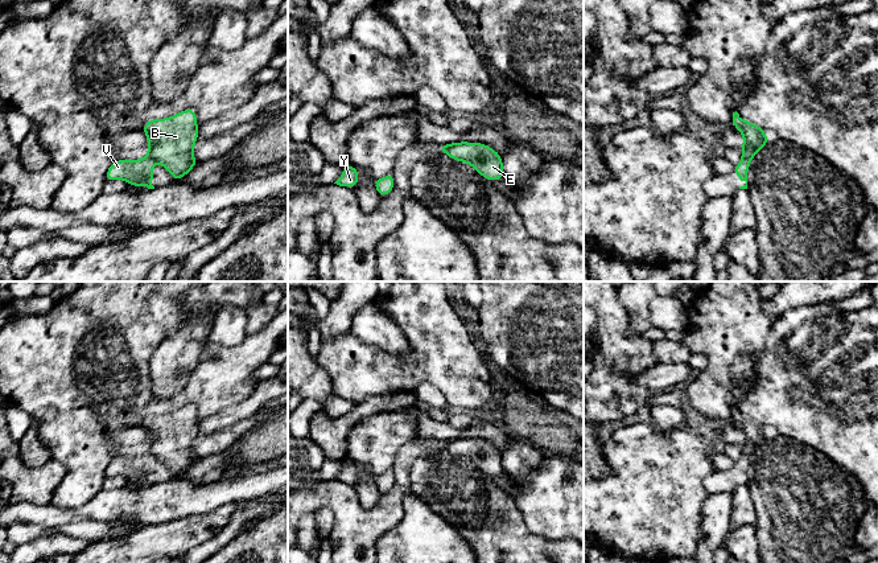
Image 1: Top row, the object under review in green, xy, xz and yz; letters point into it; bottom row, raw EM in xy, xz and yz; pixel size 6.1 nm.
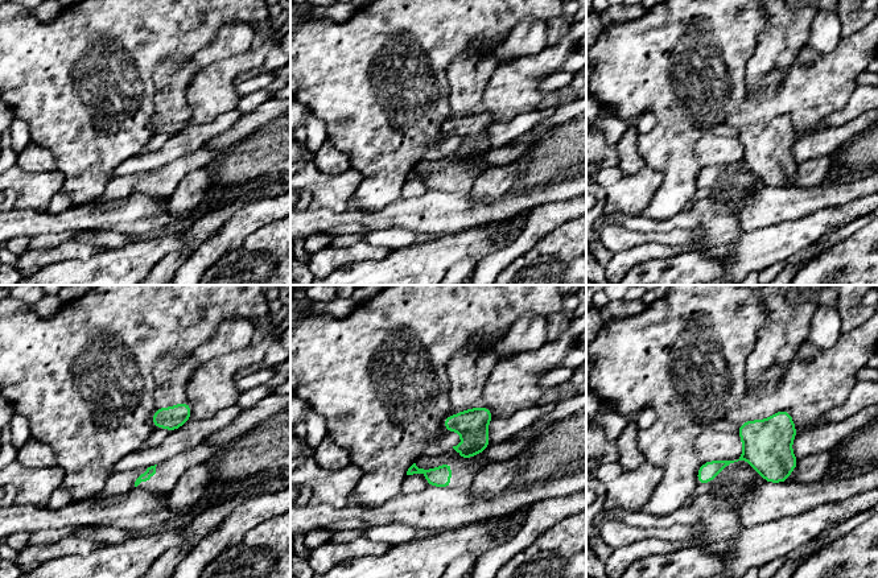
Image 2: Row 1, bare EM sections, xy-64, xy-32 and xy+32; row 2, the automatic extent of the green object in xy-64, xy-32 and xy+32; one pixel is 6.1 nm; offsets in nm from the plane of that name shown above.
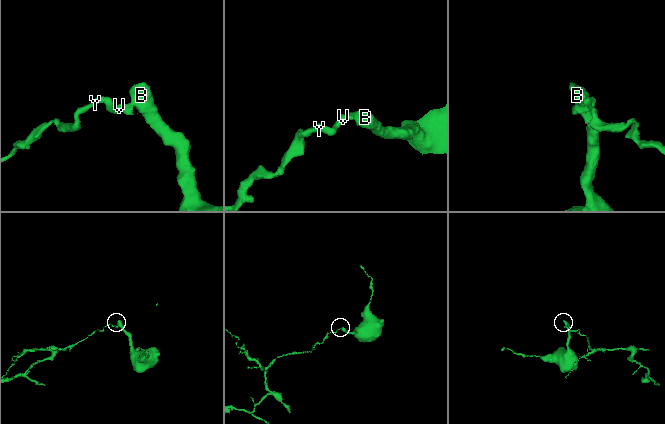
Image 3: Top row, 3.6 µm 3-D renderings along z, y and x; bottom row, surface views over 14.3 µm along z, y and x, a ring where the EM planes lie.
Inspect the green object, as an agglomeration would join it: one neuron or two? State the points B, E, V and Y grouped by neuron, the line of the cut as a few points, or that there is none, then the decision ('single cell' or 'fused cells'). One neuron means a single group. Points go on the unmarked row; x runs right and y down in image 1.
groups B E / V Y; cut yz (742, 453), (749, 457); fused cells

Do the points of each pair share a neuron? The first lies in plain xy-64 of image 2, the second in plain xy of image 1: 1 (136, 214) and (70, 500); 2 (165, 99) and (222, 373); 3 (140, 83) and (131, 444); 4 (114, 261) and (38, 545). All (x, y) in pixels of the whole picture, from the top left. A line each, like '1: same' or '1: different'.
1: different
2: different
3: different
4: different

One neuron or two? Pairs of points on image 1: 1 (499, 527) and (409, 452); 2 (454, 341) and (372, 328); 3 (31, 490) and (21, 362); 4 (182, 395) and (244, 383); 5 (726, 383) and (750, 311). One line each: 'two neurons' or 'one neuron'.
1: two neurons
2: two neurons
3: two neurons
4: one neuron
5: one neuron

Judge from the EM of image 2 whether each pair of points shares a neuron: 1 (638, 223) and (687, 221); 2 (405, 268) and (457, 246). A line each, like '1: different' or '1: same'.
1: same
2: same

